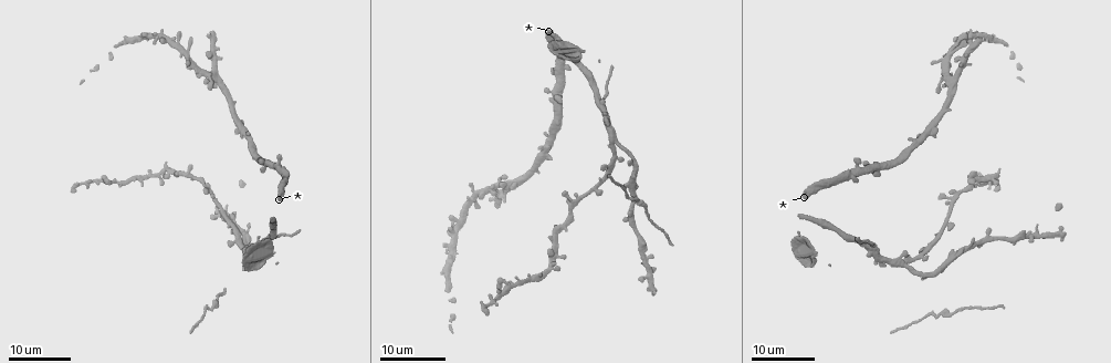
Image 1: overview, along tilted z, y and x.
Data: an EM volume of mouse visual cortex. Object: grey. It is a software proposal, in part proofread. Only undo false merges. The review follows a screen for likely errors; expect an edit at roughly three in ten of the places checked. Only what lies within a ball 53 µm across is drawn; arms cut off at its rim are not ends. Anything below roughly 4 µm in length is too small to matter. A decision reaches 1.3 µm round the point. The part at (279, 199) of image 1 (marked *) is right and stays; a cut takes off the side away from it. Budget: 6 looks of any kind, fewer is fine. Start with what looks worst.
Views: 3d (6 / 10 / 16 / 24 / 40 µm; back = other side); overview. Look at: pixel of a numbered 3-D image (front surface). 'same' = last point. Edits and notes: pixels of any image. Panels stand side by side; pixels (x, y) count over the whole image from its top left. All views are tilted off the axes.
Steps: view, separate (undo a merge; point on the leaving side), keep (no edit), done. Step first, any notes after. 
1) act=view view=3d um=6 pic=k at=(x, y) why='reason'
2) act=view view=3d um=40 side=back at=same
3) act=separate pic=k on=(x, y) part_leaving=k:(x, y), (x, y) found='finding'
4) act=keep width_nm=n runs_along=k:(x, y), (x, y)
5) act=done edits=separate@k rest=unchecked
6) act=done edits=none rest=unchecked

act=view view=3d um=16 pic=1 at=(876, 248)

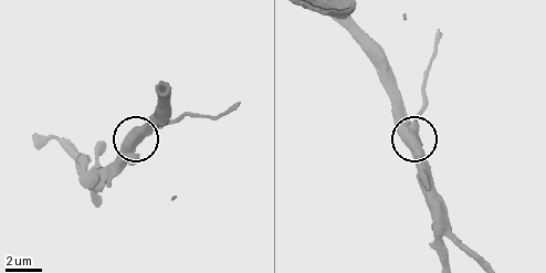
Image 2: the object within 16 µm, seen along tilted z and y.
act=view view=3d um=6 at=same

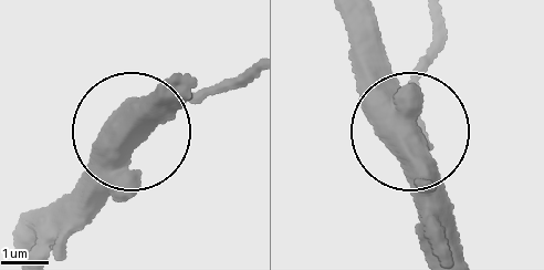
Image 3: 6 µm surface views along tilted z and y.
act=separate pic=3 on=(414, 71) side_arm_um=8 found='two cells meet here'

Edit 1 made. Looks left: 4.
act=view view=3d um=24 pic=1 at=(618, 144) why='thin arm on a thick one'

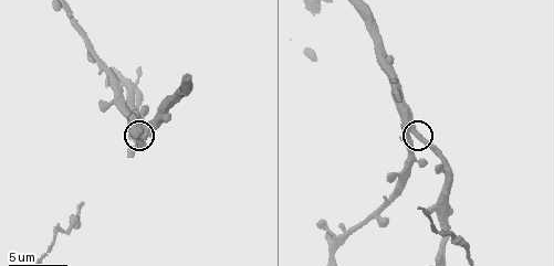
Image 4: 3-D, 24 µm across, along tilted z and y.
act=view view=3d um=10 pic=4 at=(414, 131) why='closer look'

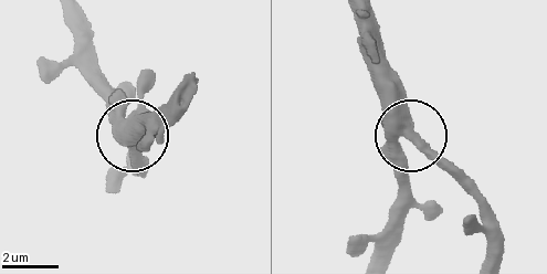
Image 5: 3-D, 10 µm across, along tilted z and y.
act=keep width_nm=440 found='all the same cell'

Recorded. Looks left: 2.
act=view view=3d um=16 pic=1 at=(950, 79)

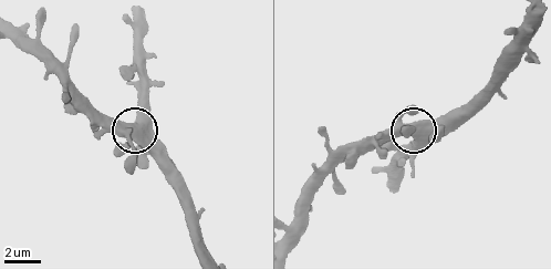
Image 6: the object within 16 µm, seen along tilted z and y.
act=view view=3d um=6 at=same why='closer look'

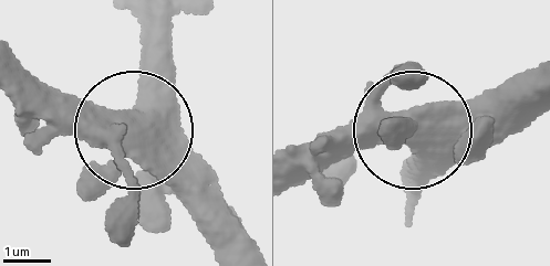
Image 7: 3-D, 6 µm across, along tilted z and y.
act=keep side_arm_um=8 found='one cell here'

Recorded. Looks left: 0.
act=done edits=separate@3 rest=unchecked

